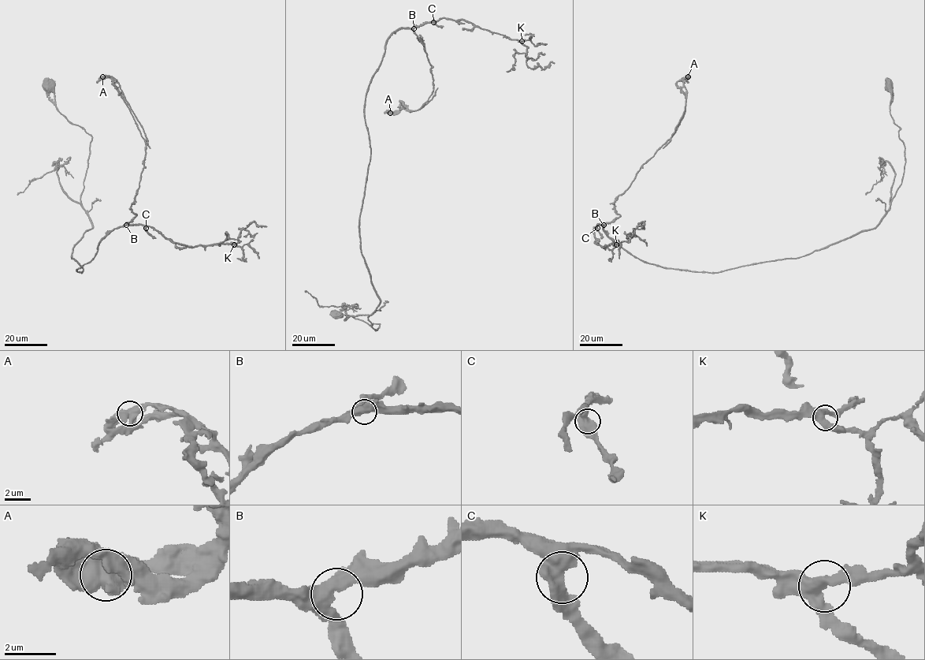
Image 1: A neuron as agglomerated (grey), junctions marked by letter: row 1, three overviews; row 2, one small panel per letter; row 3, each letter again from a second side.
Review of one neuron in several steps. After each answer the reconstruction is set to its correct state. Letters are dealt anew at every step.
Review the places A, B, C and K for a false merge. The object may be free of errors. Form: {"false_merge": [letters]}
{"false_merge": ["A"]}

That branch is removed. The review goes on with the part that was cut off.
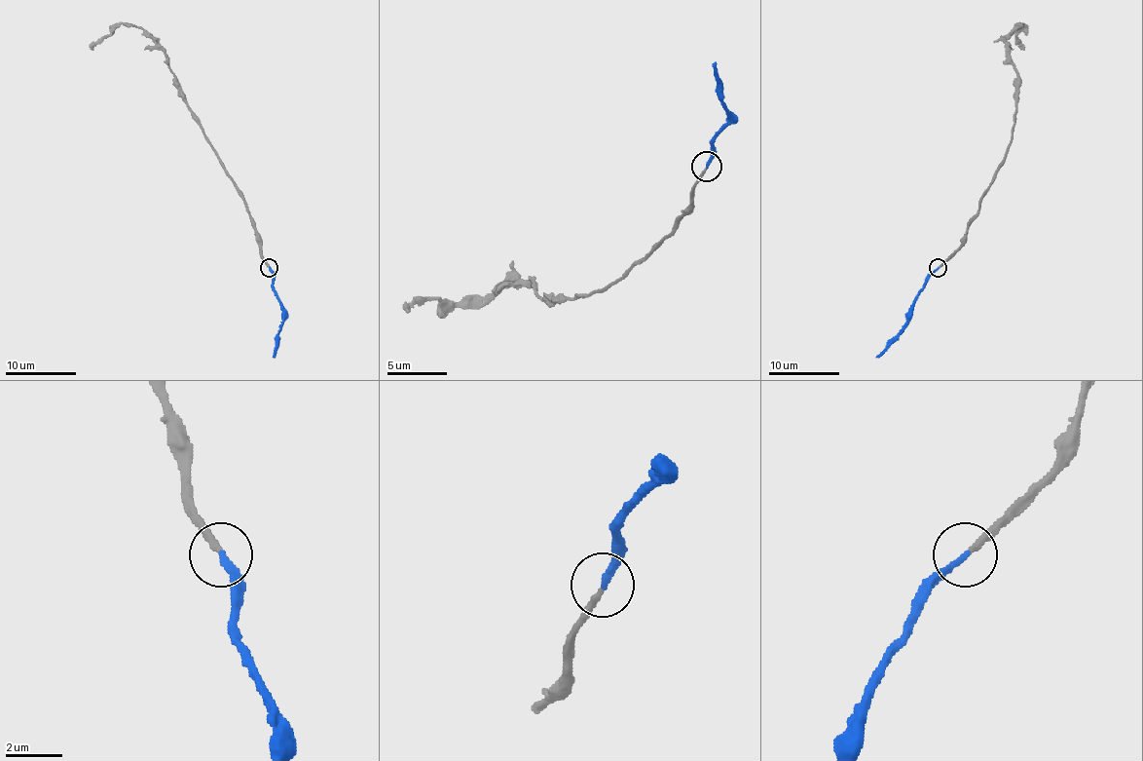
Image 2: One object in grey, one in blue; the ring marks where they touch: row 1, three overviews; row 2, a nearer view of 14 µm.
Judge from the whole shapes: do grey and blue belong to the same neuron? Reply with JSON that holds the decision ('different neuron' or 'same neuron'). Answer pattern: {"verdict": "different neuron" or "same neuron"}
{"verdict": "same neuron"}

